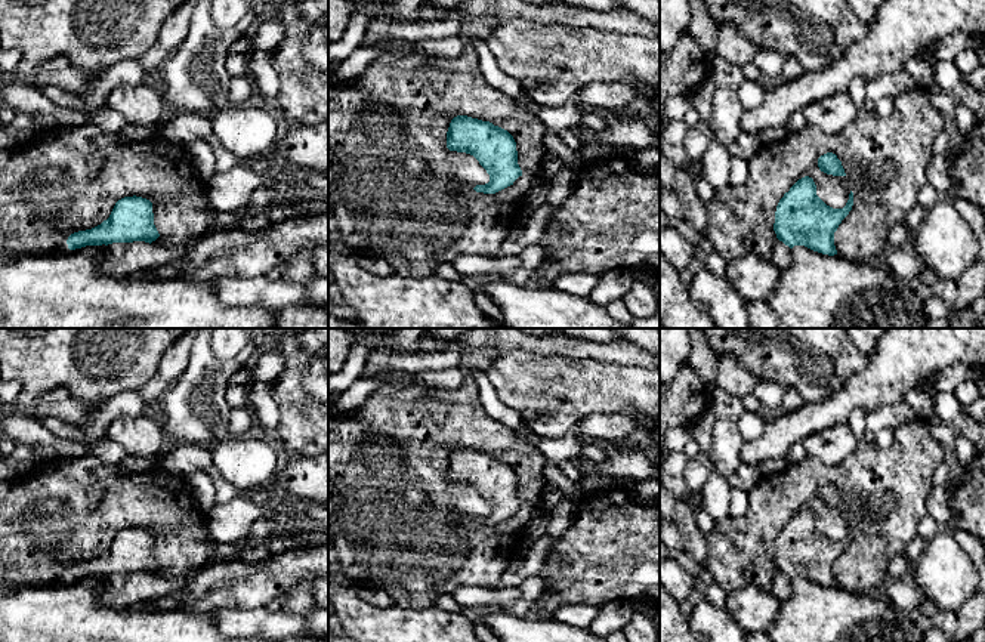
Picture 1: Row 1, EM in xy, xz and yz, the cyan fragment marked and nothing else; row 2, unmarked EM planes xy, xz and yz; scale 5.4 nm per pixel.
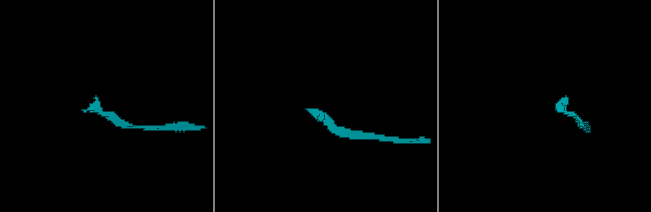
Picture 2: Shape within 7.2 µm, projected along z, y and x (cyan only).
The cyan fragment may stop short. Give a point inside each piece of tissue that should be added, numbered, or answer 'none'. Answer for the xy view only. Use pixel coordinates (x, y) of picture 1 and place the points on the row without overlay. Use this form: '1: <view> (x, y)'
1: xy (122, 589)

